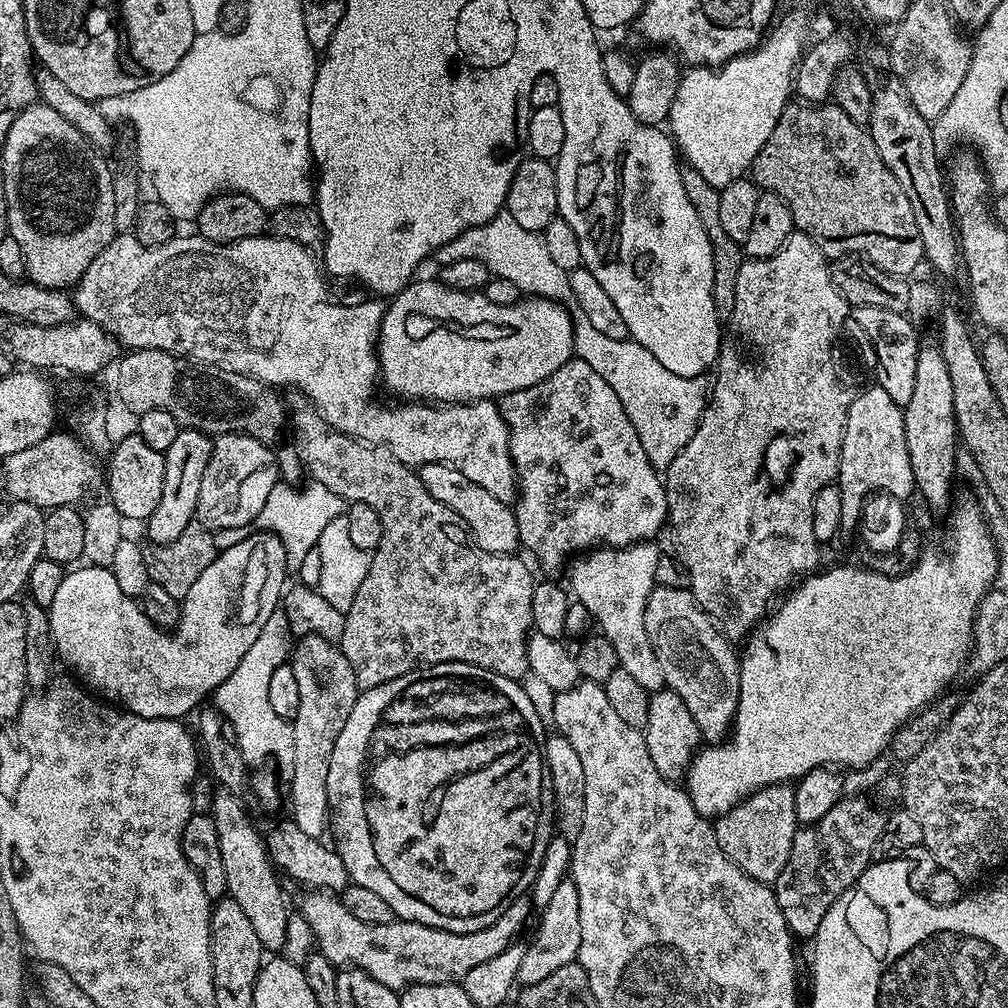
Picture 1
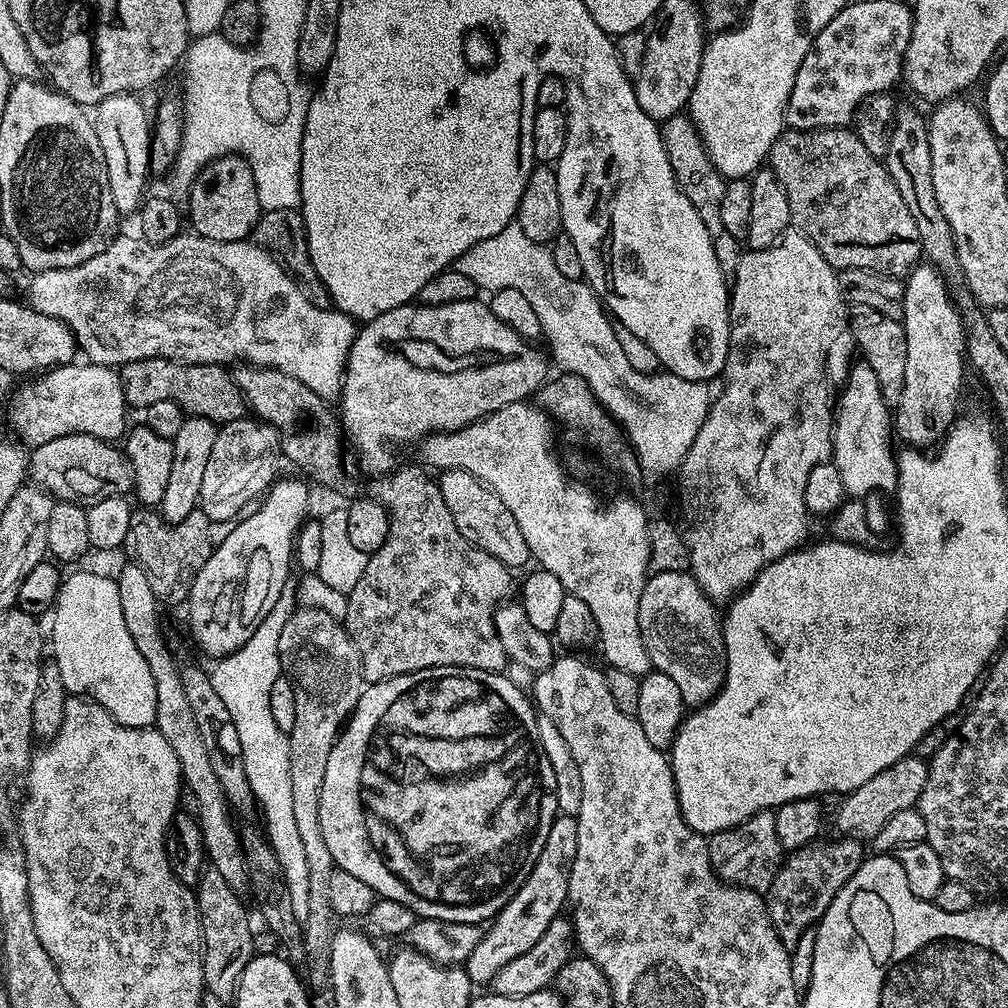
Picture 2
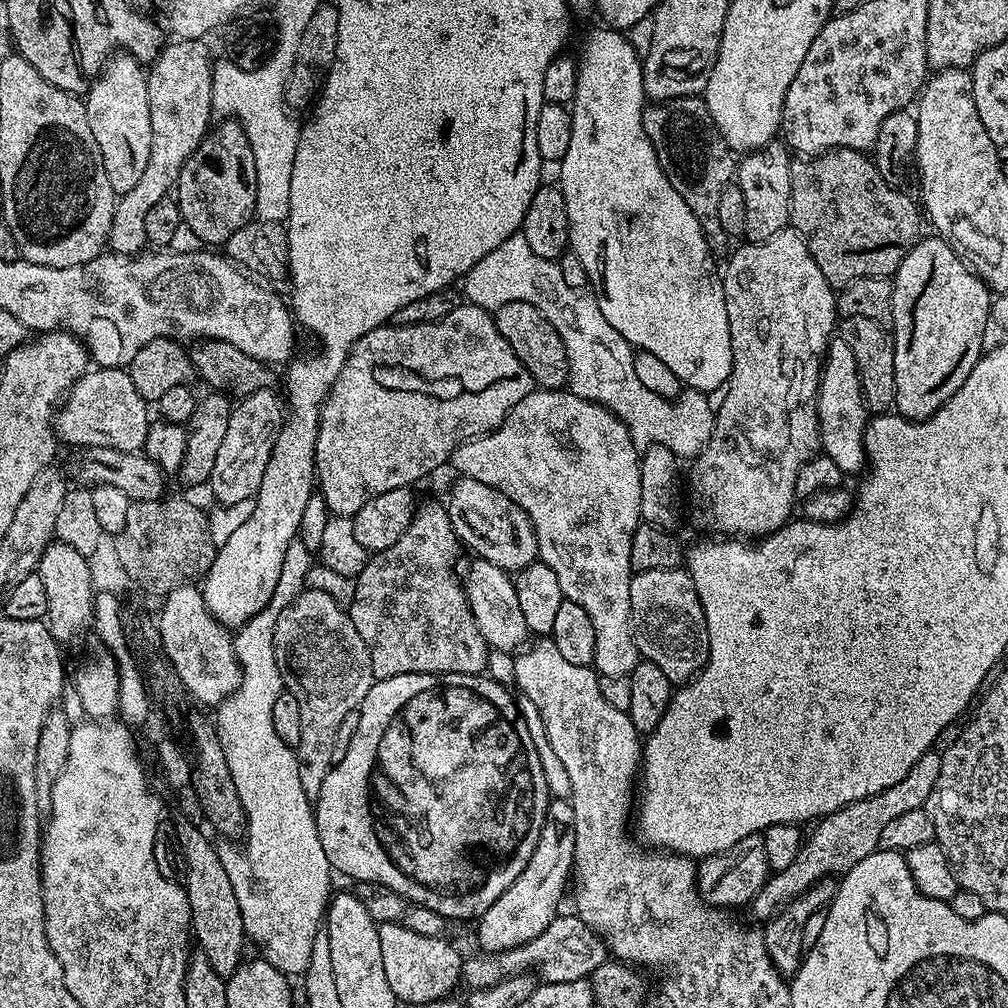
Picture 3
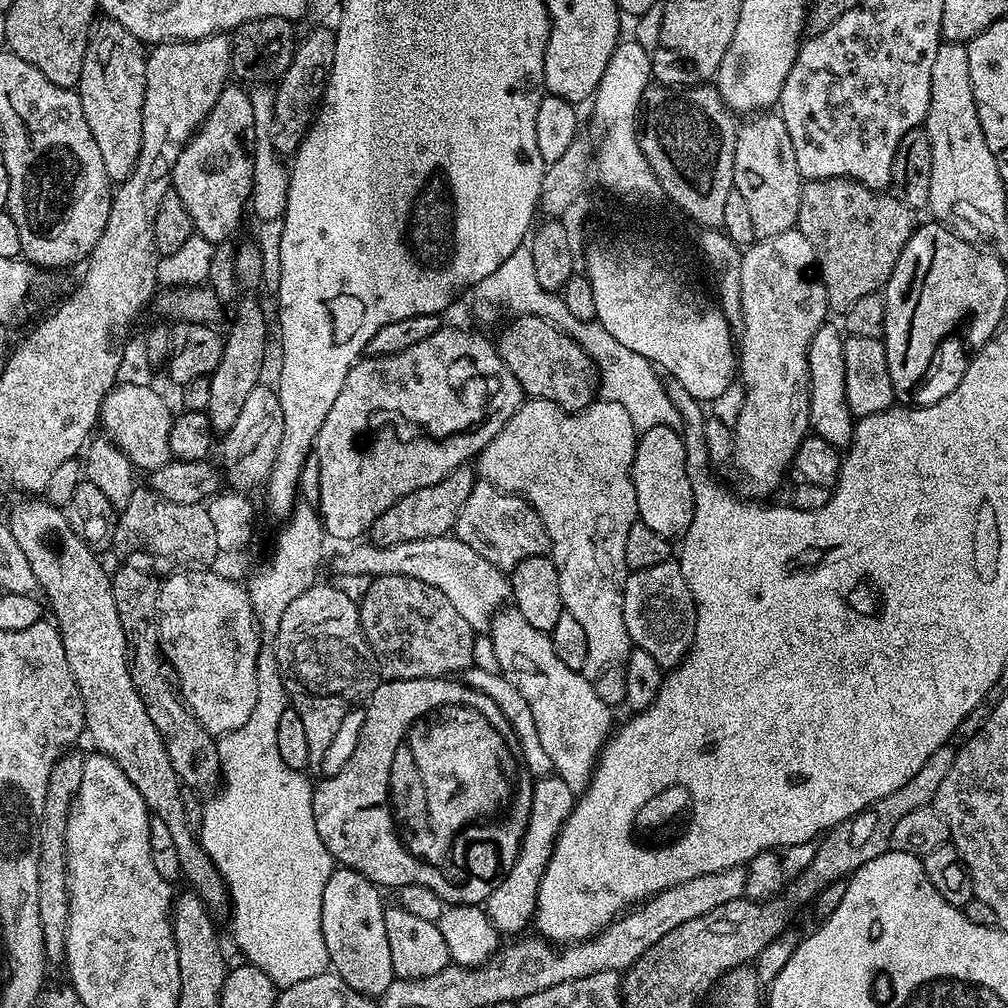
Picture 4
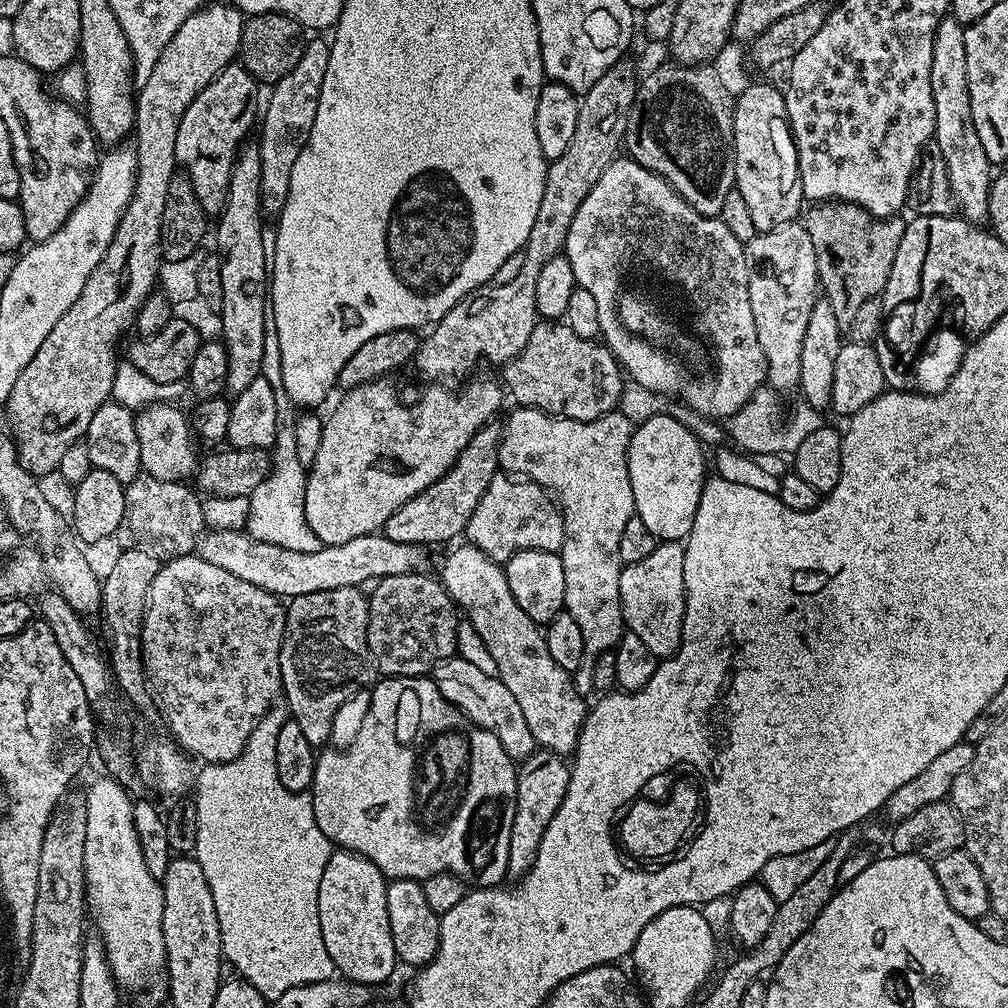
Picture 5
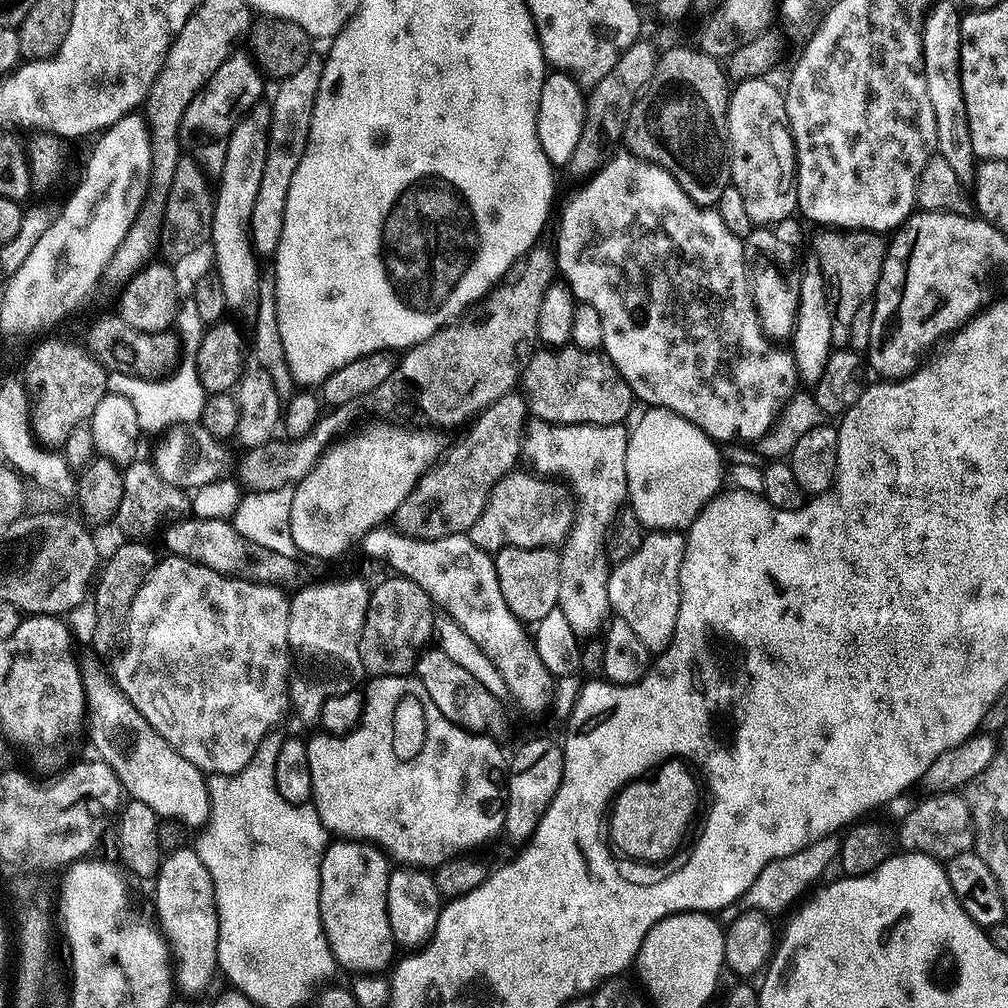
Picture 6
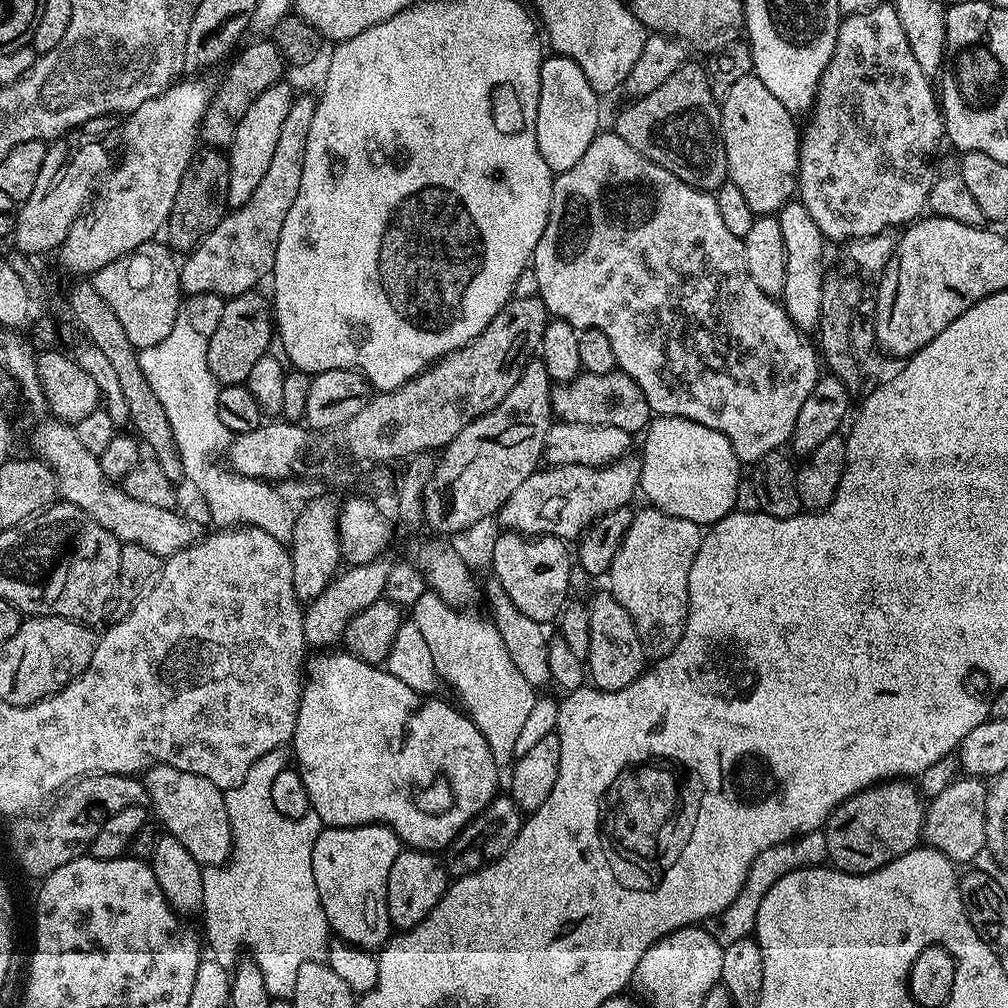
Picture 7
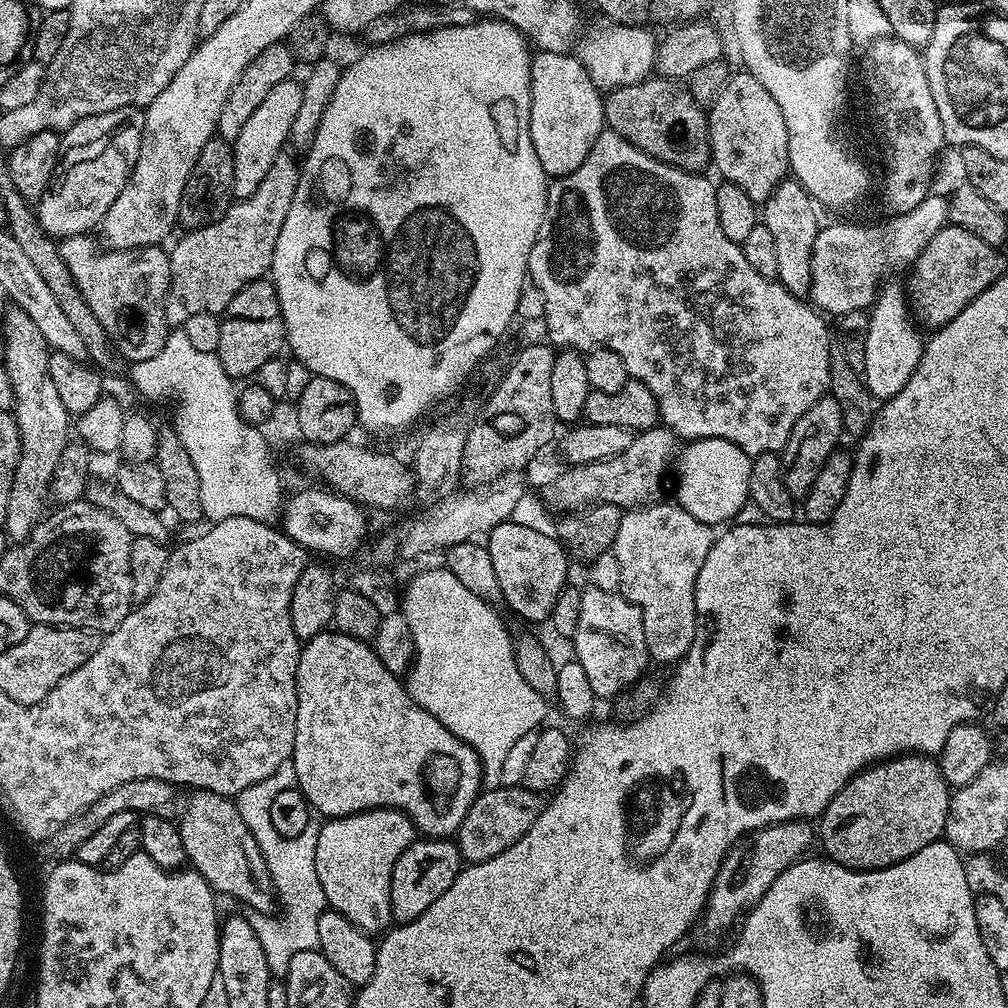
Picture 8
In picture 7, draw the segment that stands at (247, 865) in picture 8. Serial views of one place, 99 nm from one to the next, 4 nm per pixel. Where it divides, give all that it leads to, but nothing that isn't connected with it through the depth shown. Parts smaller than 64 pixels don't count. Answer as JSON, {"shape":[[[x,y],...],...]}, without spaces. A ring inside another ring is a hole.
{"shape":[[[157,764],[143,773],[151,811],[167,835],[178,838],[201,866],[223,866],[232,854],[230,814],[226,814],[224,792],[210,778],[190,774],[165,764]]]}

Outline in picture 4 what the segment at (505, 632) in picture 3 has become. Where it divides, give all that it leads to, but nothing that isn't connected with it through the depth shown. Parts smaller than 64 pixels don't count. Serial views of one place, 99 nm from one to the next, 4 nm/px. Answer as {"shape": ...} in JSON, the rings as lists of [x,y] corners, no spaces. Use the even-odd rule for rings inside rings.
{"shape":[[[454,534],[439,536],[438,538],[426,538],[414,542],[398,542],[398,546],[378,546],[371,542],[356,542],[348,548],[336,560],[335,571],[339,574],[368,574],[373,578],[378,576],[409,576],[418,578],[446,594],[446,599],[466,622],[470,622],[473,633],[484,634],[489,631],[492,618],[509,603],[512,594],[512,585],[509,577],[498,566],[486,562],[478,550],[470,550],[466,542],[462,542]]]}

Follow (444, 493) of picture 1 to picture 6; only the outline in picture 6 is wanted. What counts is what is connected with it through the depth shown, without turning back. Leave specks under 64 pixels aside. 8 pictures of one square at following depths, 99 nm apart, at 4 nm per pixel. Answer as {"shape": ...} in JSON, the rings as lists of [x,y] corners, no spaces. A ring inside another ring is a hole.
{"shape":[[[520,471],[510,472],[496,485],[478,516],[478,522],[474,522],[472,527],[472,541],[489,554],[501,552],[504,548],[560,546],[572,531],[578,504],[569,485],[556,478]]]}

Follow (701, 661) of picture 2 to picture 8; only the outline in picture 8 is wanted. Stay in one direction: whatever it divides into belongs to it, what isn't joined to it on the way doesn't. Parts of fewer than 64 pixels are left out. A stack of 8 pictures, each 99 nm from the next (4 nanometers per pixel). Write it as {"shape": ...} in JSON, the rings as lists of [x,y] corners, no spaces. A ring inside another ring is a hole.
{"shape":[[[657,502],[629,508],[624,512],[618,526],[618,538],[612,543],[611,555],[616,555],[616,568],[620,571],[619,591],[638,610],[642,610],[642,630],[646,630],[646,650],[653,661],[660,664],[675,665],[690,650],[696,633],[696,603],[694,590],[698,570],[710,554],[714,539],[714,528],[711,524],[698,522],[694,514],[681,508],[675,502]]]}

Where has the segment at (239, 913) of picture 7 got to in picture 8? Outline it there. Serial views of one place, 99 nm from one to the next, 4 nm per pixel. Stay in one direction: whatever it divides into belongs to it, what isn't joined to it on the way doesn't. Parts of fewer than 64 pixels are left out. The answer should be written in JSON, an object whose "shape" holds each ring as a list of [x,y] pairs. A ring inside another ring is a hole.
{"shape":[[[291,760],[282,762],[270,778],[262,778],[262,782],[254,782],[240,795],[235,797],[236,809],[242,814],[242,822],[254,834],[254,842],[258,842],[258,850],[262,850],[262,858],[266,860],[266,866],[270,870],[270,878],[274,895],[279,907],[284,907],[284,920],[275,920],[272,914],[256,914],[251,917],[254,930],[262,942],[262,950],[266,950],[268,965],[273,977],[283,977],[290,966],[290,958],[299,952],[311,952],[319,949],[318,942],[318,918],[326,910],[326,901],[322,882],[318,882],[318,870],[314,870],[314,850],[318,846],[318,834],[321,821],[312,819],[298,834],[298,838],[286,838],[274,830],[274,822],[270,822],[270,802],[274,797],[282,794],[282,790],[296,787],[296,775]]]}

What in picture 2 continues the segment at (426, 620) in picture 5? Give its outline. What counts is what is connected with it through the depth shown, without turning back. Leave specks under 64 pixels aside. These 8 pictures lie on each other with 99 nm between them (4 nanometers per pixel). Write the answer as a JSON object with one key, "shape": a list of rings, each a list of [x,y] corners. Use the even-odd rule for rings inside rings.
{"shape":[[[397,466],[371,481],[372,499],[388,511],[390,534],[386,534],[386,542],[382,542],[380,549],[369,555],[362,578],[352,592],[347,593],[348,605],[342,619],[354,646],[358,646],[362,674],[368,684],[434,666],[462,666],[503,673],[509,662],[502,642],[498,642],[496,610],[511,601],[517,591],[517,581],[512,581],[513,569],[462,538],[462,530],[454,526],[454,518],[450,518],[450,510],[446,510],[446,502],[442,502],[439,483],[420,468]]]}

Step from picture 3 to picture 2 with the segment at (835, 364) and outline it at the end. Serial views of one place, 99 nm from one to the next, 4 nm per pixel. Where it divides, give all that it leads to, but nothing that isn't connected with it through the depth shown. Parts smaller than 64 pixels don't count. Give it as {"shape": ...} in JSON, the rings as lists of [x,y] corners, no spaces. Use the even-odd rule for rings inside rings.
{"shape":[[[857,362],[848,372],[844,389],[839,389],[834,404],[832,422],[831,463],[836,465],[845,493],[852,498],[863,498],[868,492],[892,494],[896,490],[896,456],[892,452],[894,416],[884,400],[874,370]]]}

